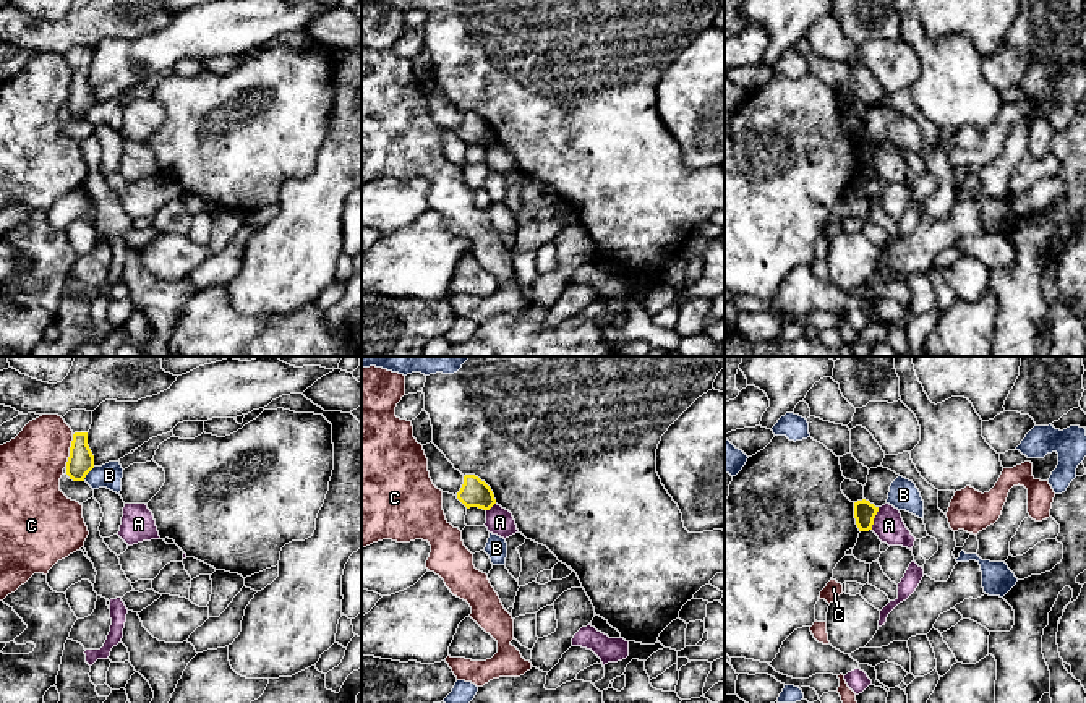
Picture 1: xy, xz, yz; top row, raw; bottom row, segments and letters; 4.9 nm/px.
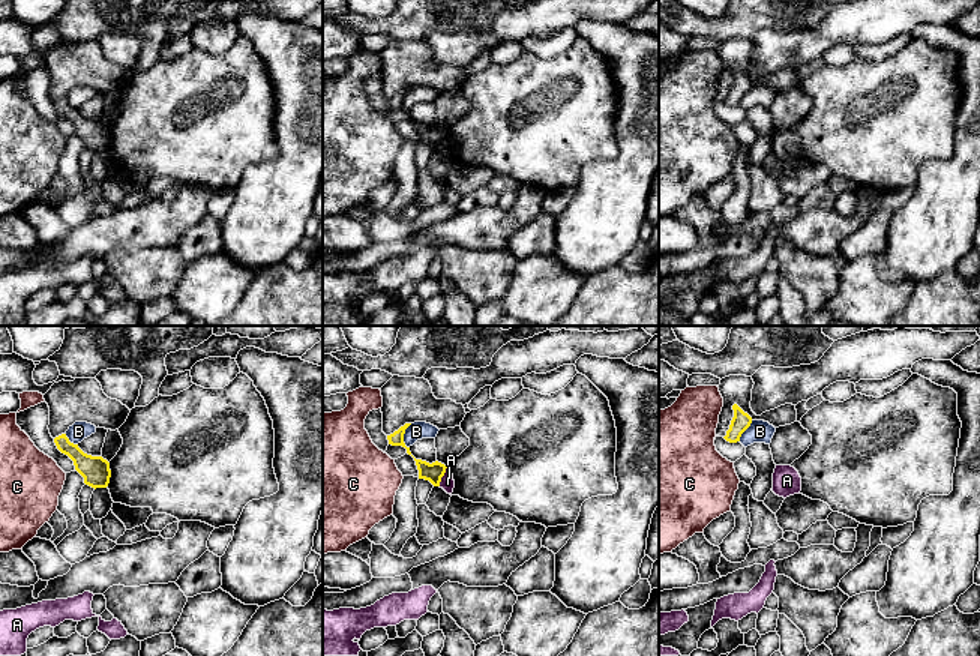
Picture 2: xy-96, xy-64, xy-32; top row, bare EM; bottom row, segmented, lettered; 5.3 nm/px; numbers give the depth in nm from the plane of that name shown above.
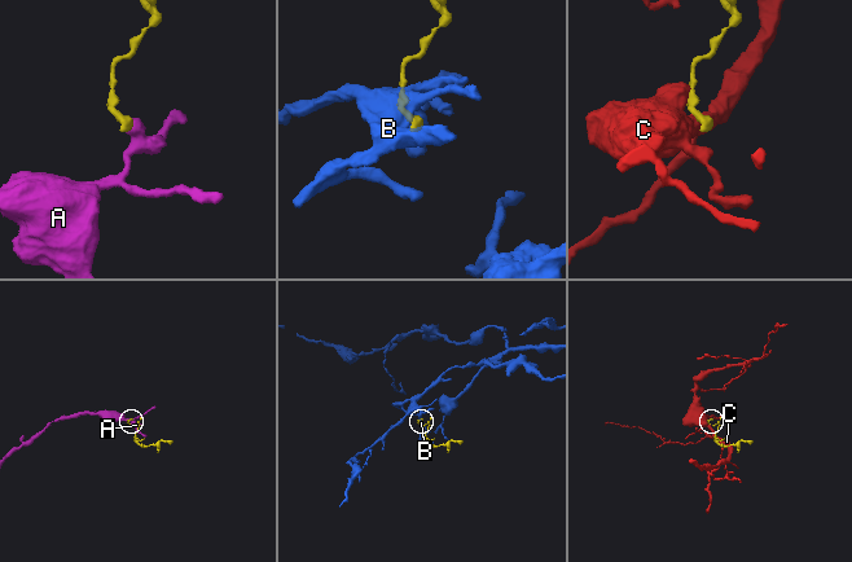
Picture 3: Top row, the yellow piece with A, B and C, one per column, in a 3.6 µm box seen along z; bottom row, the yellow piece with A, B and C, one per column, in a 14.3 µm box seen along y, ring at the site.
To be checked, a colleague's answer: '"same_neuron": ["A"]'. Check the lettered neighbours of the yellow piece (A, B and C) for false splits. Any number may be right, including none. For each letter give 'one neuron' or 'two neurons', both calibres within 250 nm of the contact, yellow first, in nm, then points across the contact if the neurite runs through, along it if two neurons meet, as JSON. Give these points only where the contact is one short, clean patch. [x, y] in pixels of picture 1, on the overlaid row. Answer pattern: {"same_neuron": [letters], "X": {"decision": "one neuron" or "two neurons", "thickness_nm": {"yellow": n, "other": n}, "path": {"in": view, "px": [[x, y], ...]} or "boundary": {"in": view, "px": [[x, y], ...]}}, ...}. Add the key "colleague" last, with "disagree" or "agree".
{"same_neuron": [], "A": {"decision": "two neurons", "thickness_nm": {"yellow": 110, "other": 150}, "boundary": {"in": "yz", "px": [[879, 507], [871, 528]]}}, "B": {"decision": "two neurons", "thickness_nm": {"yellow": 130, "other": 120}, "boundary": {"in": "xy", "px": [[94, 467], [83, 480]]}}, "C": {"decision": "two neurons", "thickness_nm": {"yellow": 130, "other": 320}}, "colleague": "disagree"}

